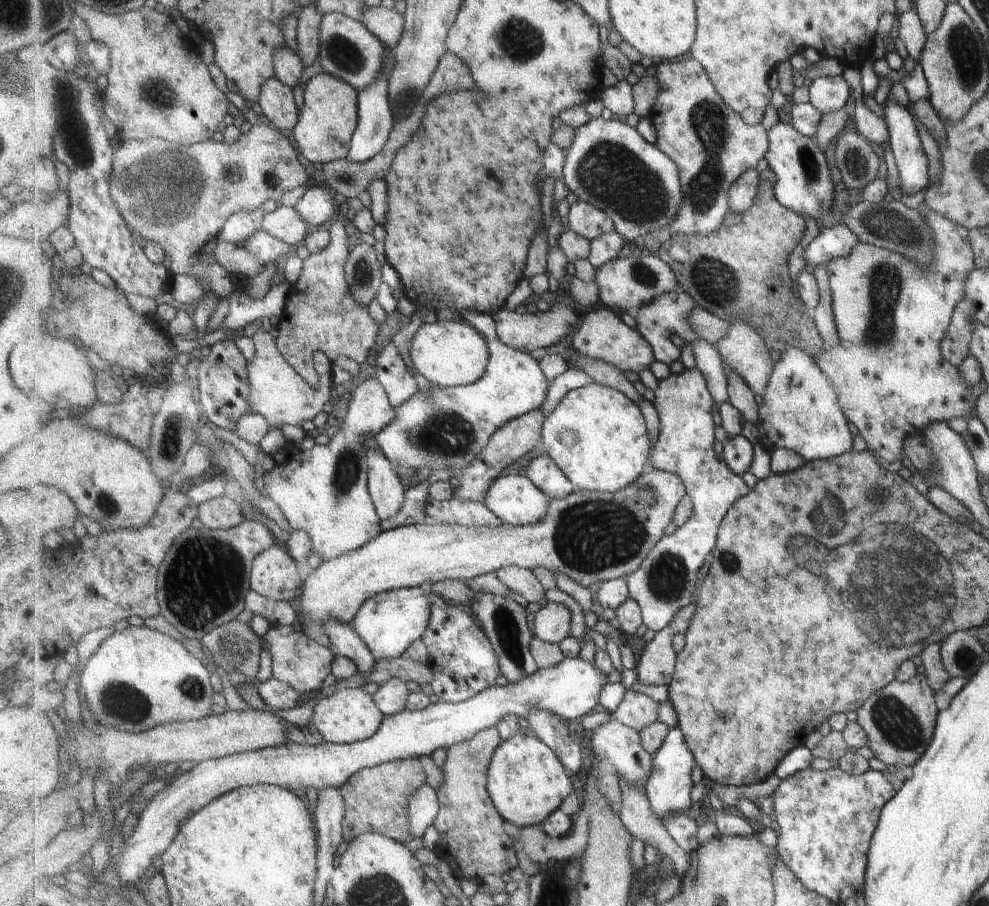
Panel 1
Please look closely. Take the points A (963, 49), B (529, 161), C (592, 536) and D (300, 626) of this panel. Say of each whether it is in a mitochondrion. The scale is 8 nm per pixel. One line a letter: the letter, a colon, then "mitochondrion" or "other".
A: mitochondrion
B: other
C: mitochondrion
D: other

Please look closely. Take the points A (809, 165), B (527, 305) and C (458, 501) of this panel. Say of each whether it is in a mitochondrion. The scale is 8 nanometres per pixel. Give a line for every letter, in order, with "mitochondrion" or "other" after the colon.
A: mitochondrion
B: other
C: other

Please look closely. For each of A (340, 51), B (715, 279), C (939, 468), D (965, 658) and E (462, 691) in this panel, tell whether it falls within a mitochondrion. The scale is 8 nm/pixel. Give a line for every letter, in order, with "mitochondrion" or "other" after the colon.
A: mitochondrion
B: mitochondrion
C: mitochondrion
D: mitochondrion
E: other

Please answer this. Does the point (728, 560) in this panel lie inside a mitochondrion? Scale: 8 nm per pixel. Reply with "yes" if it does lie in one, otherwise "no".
yes

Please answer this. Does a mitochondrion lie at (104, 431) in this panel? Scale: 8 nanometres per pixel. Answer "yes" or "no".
no

